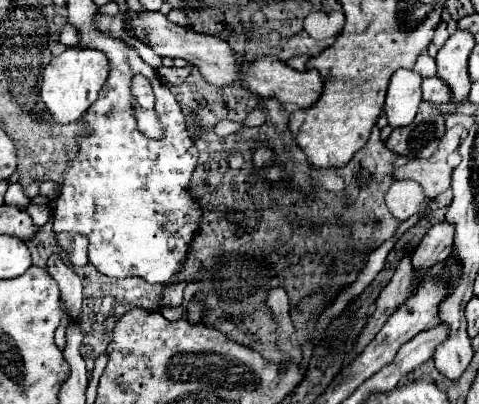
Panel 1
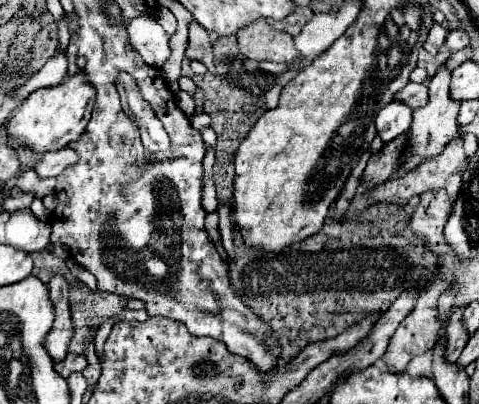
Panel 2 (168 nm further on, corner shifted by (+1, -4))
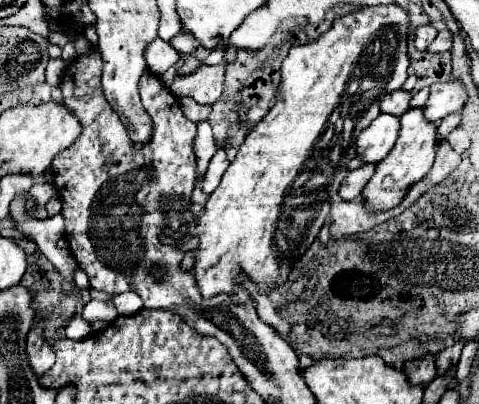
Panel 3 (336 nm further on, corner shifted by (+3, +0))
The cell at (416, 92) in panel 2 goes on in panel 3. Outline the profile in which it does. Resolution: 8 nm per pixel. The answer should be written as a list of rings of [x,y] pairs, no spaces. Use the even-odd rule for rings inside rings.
[[[399,89],[399,91],[391,93],[391,95],[385,95],[379,101],[379,109],[381,109],[381,113],[389,113],[389,115],[395,115],[395,117],[401,117],[407,111],[409,101],[411,101],[411,93]]]

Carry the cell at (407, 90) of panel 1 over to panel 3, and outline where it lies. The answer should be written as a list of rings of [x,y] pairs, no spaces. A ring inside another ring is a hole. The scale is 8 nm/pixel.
[[[379,115],[371,123],[371,127],[367,127],[355,139],[357,157],[363,163],[379,163],[391,151],[397,135],[399,135],[399,117]]]

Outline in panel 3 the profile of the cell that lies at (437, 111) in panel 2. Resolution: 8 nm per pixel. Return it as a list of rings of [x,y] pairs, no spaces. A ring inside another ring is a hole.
[[[421,107],[409,109],[407,113],[401,115],[399,139],[395,141],[387,159],[383,159],[383,163],[377,163],[377,169],[375,169],[373,177],[369,179],[367,187],[361,193],[361,197],[367,203],[367,209],[371,213],[379,213],[379,211],[387,211],[387,209],[397,207],[403,201],[403,197],[407,195],[407,191],[431,171],[435,151],[437,151],[435,127],[437,127],[435,123],[431,125],[423,119],[423,109]]]

